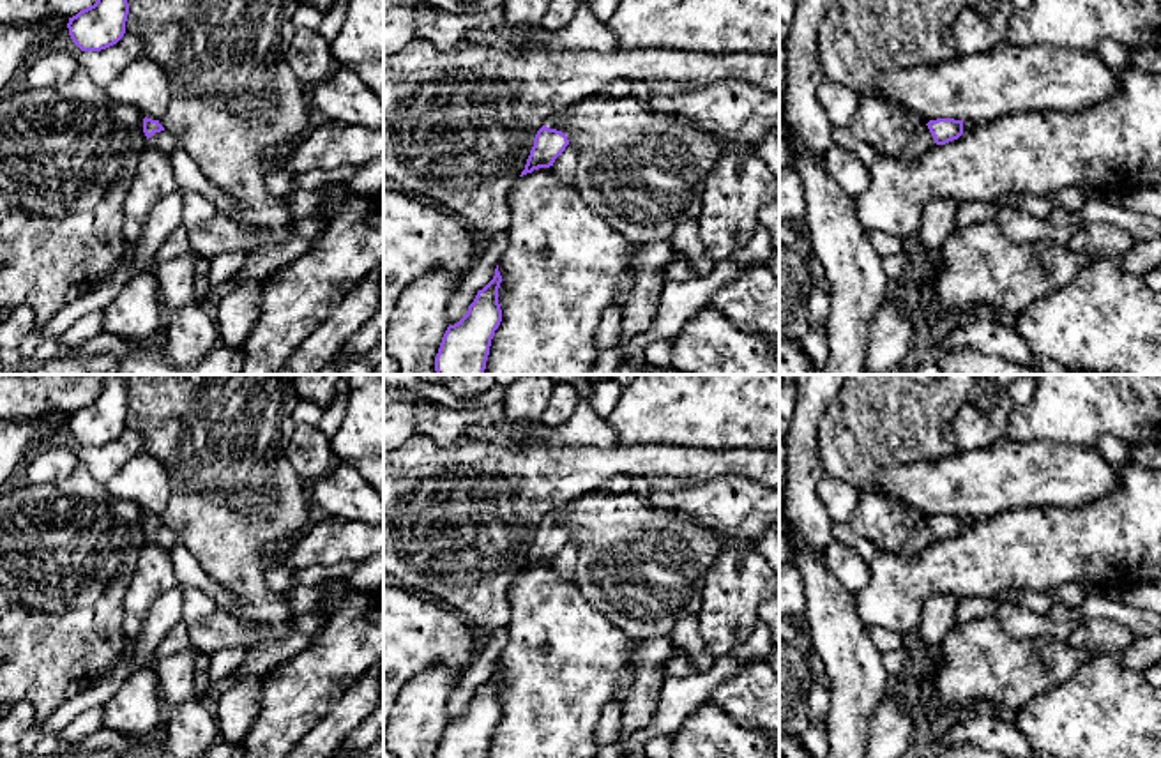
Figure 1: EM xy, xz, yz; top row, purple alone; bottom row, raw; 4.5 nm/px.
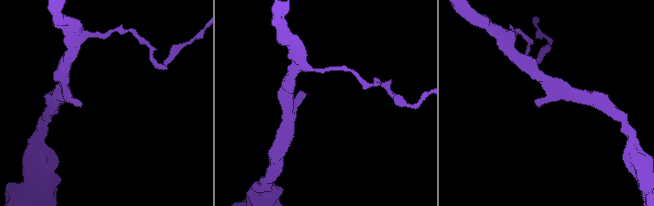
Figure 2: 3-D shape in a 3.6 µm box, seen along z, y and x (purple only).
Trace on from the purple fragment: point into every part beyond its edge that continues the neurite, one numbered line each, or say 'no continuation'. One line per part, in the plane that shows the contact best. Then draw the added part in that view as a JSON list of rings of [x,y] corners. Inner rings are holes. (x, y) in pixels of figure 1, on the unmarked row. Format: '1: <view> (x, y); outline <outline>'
1: yz (921, 538); outline [[[928,521],[915,523],[914,530],[910,532],[908,541],[905,546],[898,551],[903,557],[915,557],[922,551],[926,551],[931,544],[935,544],[935,535],[928,525]]]

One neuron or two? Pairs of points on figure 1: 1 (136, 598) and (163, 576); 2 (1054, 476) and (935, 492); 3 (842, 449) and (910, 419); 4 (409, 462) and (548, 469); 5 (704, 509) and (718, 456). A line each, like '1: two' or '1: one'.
1: one
2: one
3: one
4: one
5: two

